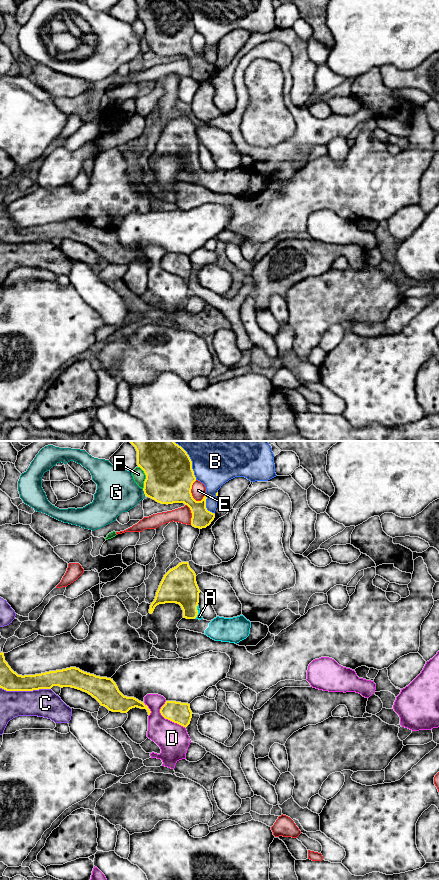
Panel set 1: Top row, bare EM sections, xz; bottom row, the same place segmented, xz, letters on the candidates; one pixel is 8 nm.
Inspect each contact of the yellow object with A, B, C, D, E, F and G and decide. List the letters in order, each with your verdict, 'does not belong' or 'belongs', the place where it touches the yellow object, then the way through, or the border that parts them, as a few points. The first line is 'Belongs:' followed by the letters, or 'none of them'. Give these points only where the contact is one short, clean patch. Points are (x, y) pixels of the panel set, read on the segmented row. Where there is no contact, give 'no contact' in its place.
Belongs: A
A: belongs; contact xz (197, 612); way xz (180, 586), (197, 612), (199, 616)
B: does not belong; contact xz (190, 459)
C: does not belong; contact xz (25, 690)
D: does not belong; contact xz (167, 718)
E: does not belong; contact xz (190, 492)
F: does not belong; contact xz (146, 477)
G: does not belong; contact xz (144, 492)

